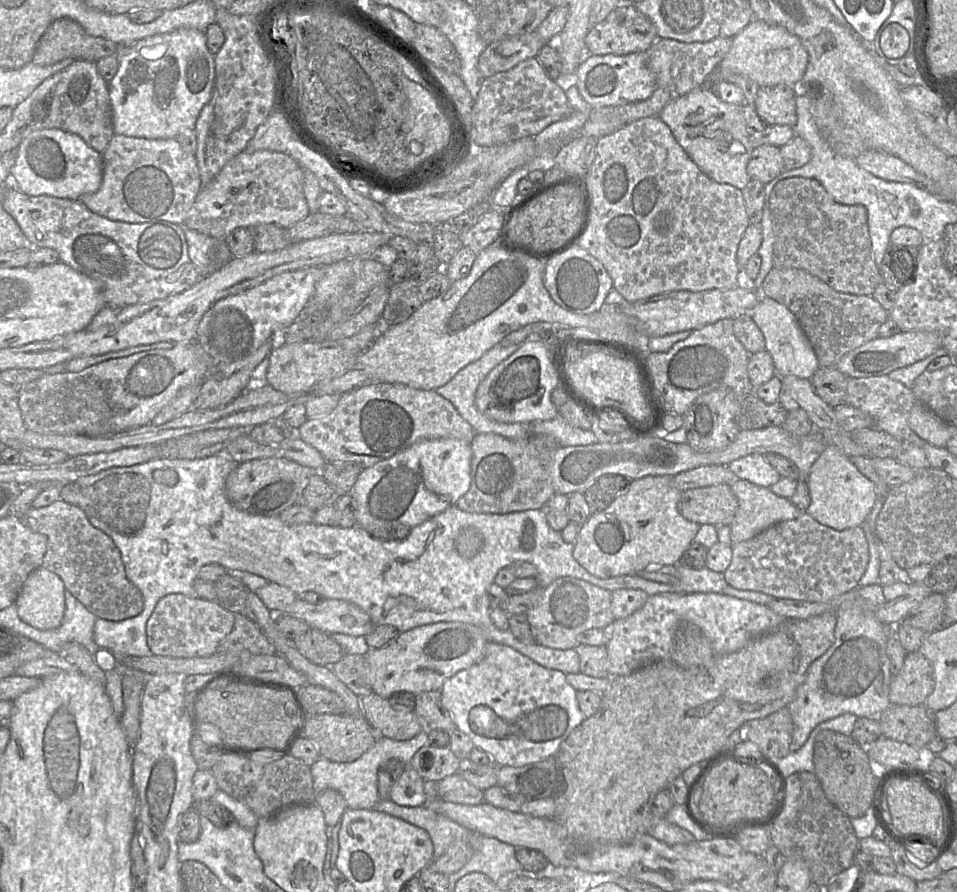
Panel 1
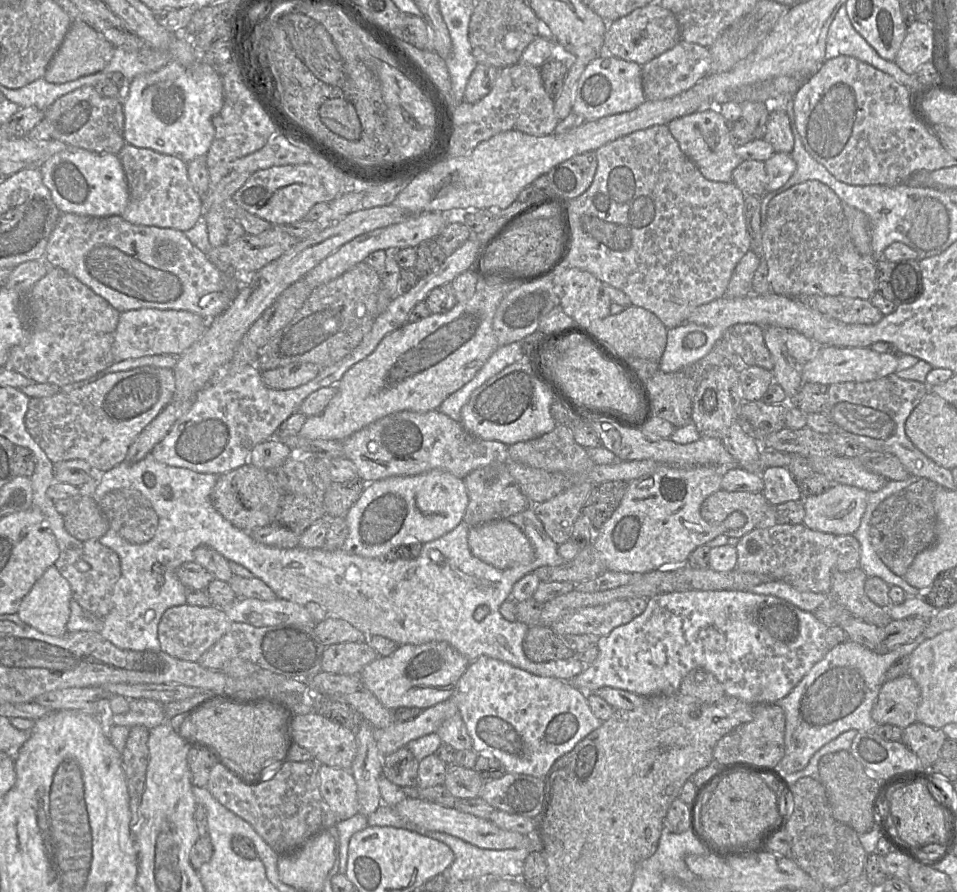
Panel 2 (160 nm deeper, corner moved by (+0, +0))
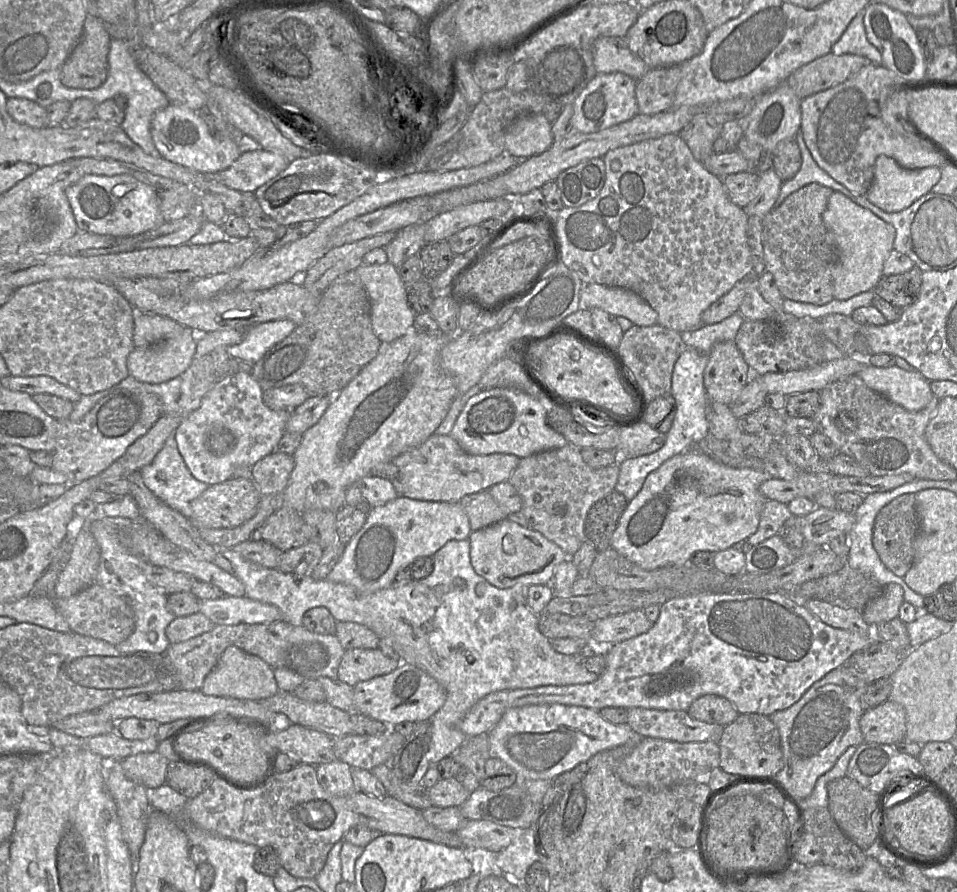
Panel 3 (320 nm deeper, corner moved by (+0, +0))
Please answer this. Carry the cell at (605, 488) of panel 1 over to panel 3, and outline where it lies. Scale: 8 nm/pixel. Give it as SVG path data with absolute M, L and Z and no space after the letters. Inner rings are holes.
M615 489L594 503L588 511L584 524L585 535L597 552L611 548L612 535L627 504L625 496Z

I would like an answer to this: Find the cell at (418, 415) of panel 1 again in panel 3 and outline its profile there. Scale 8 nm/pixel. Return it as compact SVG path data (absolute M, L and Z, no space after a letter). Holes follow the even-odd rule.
M434 433L418 447L393 459L392 463L398 468L398 477L393 485L400 496L423 501L459 503L466 495L508 481L519 462L520 458L513 454L469 454L450 435Z

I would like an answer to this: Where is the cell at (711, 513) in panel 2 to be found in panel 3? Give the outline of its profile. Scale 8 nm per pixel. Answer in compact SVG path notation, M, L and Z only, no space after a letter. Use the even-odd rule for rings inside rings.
M767 500L761 511L756 532L744 539L744 541L753 546L778 534L785 521L791 516L792 513L787 504L776 500Z

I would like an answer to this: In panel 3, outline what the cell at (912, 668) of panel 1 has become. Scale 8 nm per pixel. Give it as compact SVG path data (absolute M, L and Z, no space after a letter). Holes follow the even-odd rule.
M888 699L865 710L859 725L864 742L896 745L906 735L906 711L902 705Z

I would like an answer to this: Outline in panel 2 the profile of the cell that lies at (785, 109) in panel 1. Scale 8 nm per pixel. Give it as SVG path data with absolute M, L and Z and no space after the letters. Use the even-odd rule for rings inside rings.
M773 106L769 113L765 137L775 153L791 153L794 147L794 135L787 111L780 106Z

